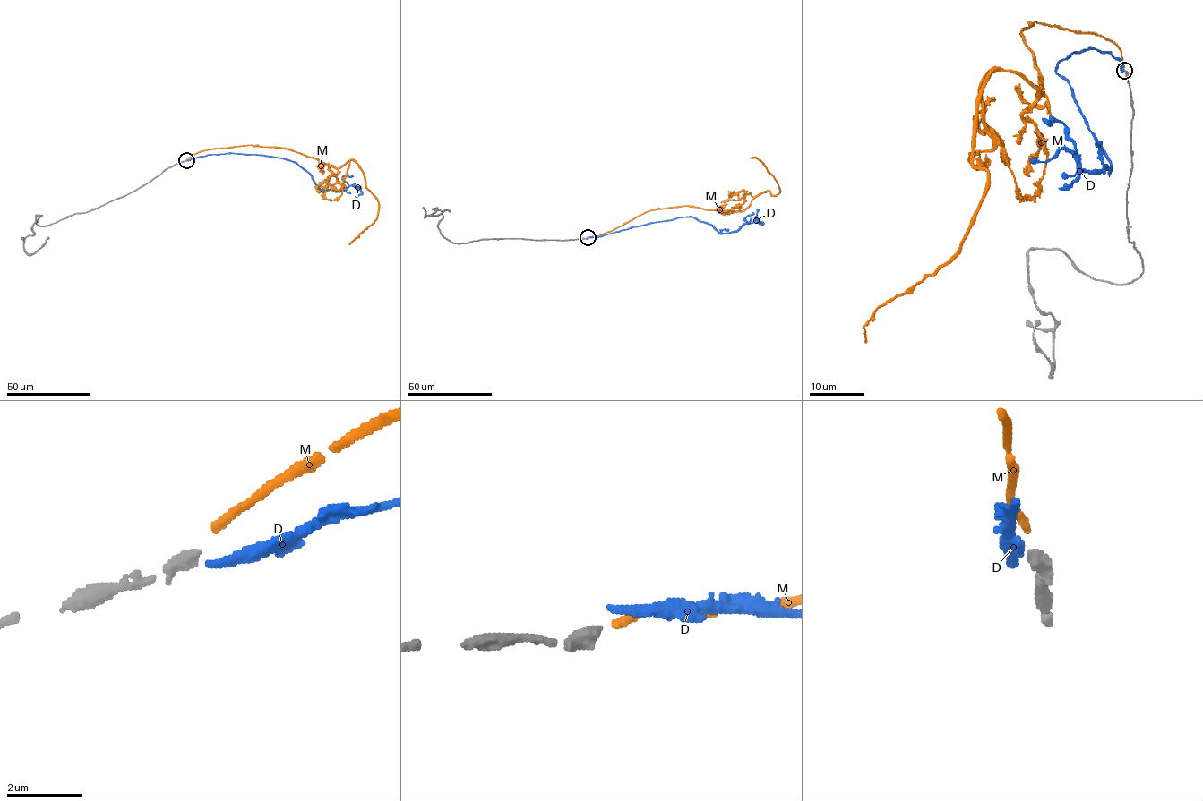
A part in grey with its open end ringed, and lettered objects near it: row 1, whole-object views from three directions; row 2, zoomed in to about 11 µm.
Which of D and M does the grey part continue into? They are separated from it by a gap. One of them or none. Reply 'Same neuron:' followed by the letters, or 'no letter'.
Same neuron: no letter

